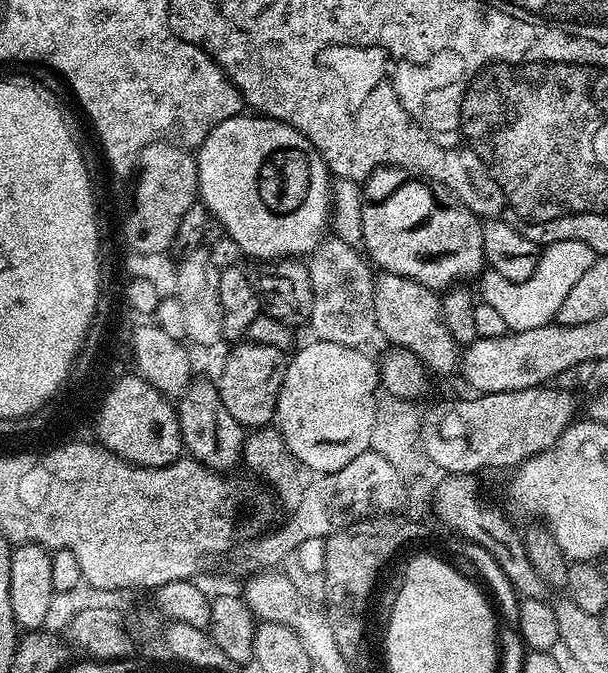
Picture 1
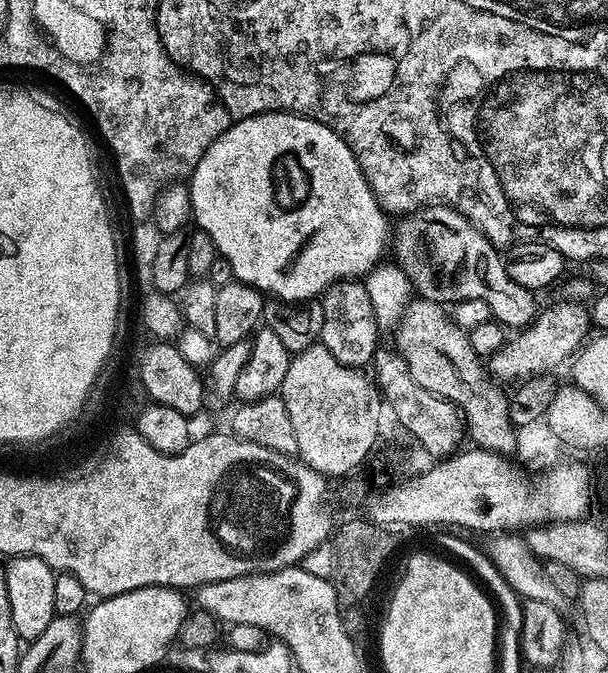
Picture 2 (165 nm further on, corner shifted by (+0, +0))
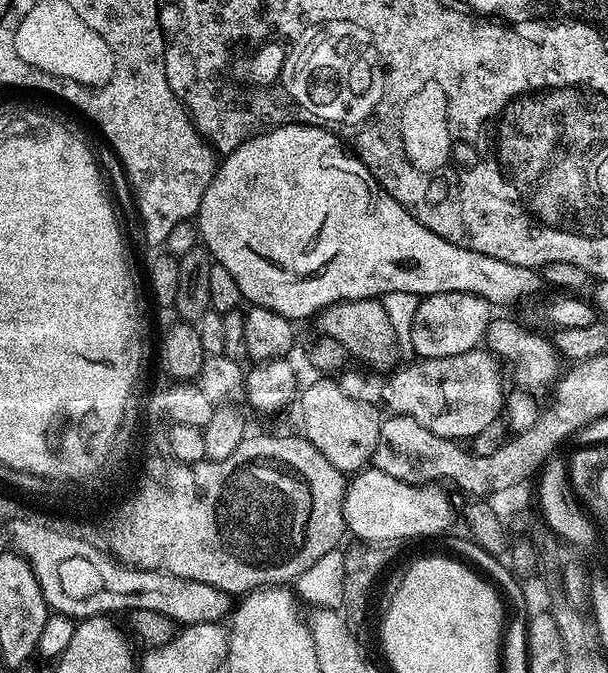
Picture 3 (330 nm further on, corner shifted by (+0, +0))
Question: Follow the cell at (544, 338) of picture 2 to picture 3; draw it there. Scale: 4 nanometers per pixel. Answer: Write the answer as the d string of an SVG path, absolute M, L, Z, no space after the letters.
M477 350L450 358L416 358L408 363L412 362L405 368L397 367L397 372L388 376L382 386L382 404L391 415L414 418L426 430L457 442L471 441L480 430L501 419L506 387L500 381L501 365L491 352Z

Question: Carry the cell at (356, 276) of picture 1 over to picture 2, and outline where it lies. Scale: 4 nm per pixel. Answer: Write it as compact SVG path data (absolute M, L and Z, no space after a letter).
M356 280L341 281L325 292L320 303L324 312L320 342L324 348L330 350L330 354L347 368L362 370L369 367L376 354L380 329L363 283Z

